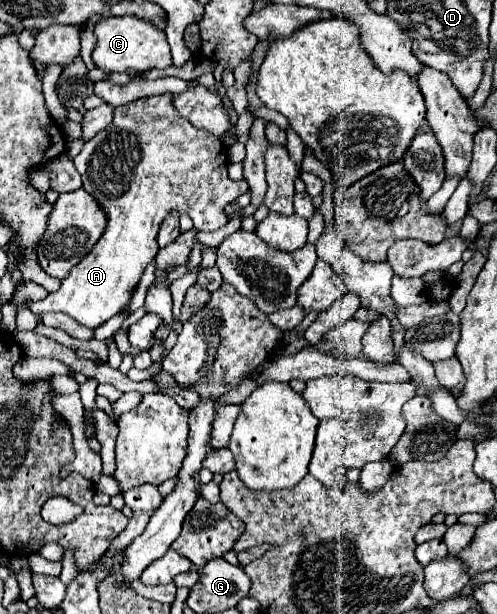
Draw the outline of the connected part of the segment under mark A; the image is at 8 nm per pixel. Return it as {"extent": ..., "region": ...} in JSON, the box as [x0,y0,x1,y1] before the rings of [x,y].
{"extent":[30,95,248,329],"region":[[[156,95],[116,107],[112,123],[116,131],[102,129],[98,135],[86,141],[82,151],[74,157],[74,165],[82,175],[82,187],[98,201],[106,213],[106,229],[94,249],[70,271],[66,279],[62,279],[58,291],[48,293],[46,299],[34,301],[30,305],[32,313],[64,311],[90,329],[100,327],[130,303],[146,265],[158,253],[158,249],[154,249],[156,233],[172,209],[176,209],[180,215],[190,215],[194,229],[216,231],[228,223],[224,207],[248,191],[246,181],[230,181],[226,177],[228,153],[222,153],[224,145],[214,141],[214,137],[210,137],[210,133],[204,129],[194,129],[186,119],[178,117],[178,113],[170,109],[170,97]]]}

